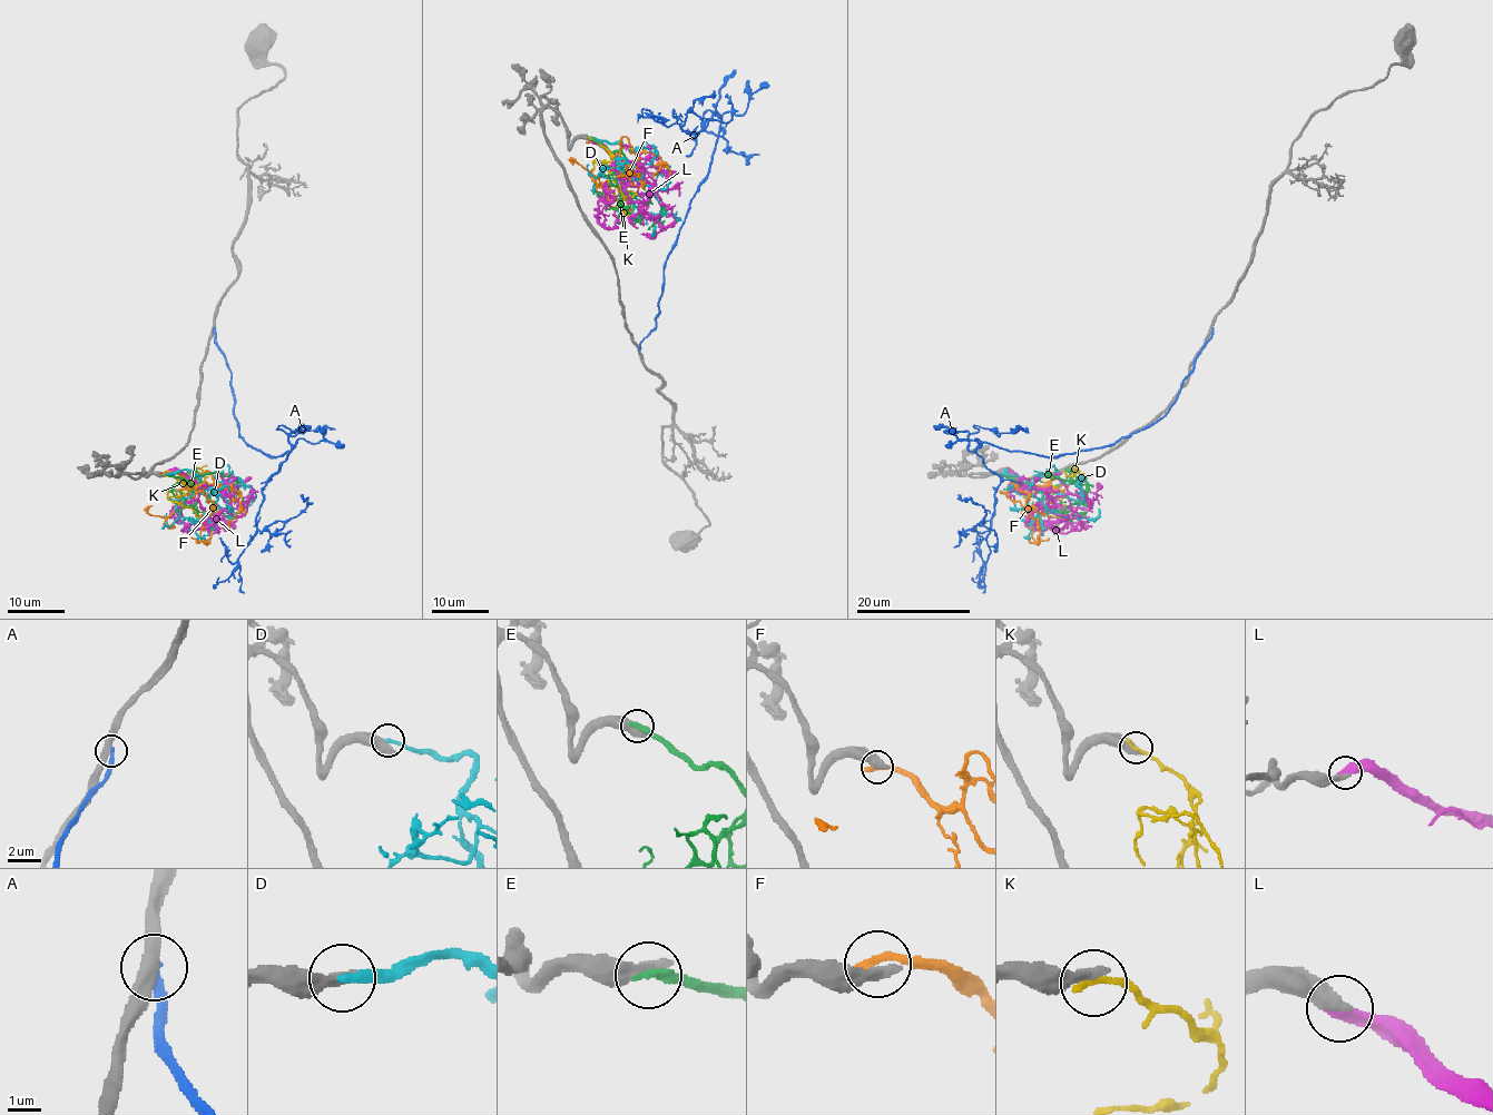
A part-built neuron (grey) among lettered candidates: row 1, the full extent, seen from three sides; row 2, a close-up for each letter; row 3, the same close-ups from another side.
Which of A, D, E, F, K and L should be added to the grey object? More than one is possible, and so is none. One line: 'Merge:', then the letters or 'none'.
Merge: L

